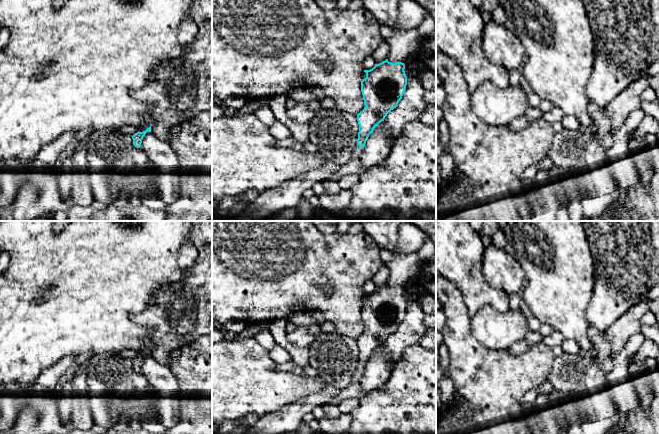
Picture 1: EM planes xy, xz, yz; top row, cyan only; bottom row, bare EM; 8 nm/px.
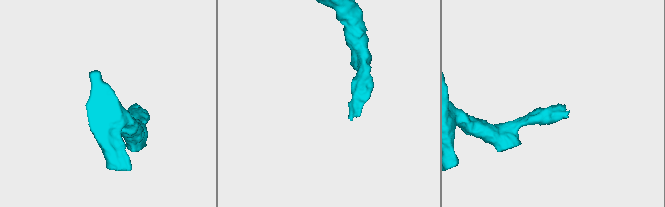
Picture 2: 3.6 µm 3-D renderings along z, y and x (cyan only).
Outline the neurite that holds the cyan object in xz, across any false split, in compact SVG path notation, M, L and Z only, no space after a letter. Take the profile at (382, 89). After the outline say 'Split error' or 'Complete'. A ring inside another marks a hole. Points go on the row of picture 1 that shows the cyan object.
M386 59L379 64L375 64L372 69L364 70L366 78L361 81L361 92L365 107L357 114L359 132L357 146L354 150L354 159L360 158L369 135L380 122L384 121L387 114L398 106L402 99L407 85L407 76L404 69L404 63L391 63Z. Split error

